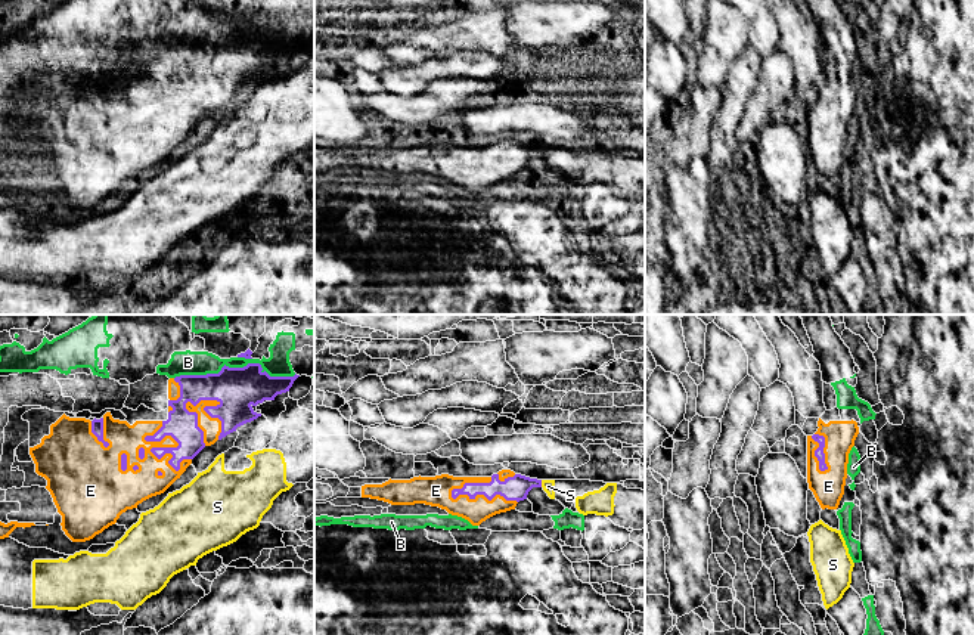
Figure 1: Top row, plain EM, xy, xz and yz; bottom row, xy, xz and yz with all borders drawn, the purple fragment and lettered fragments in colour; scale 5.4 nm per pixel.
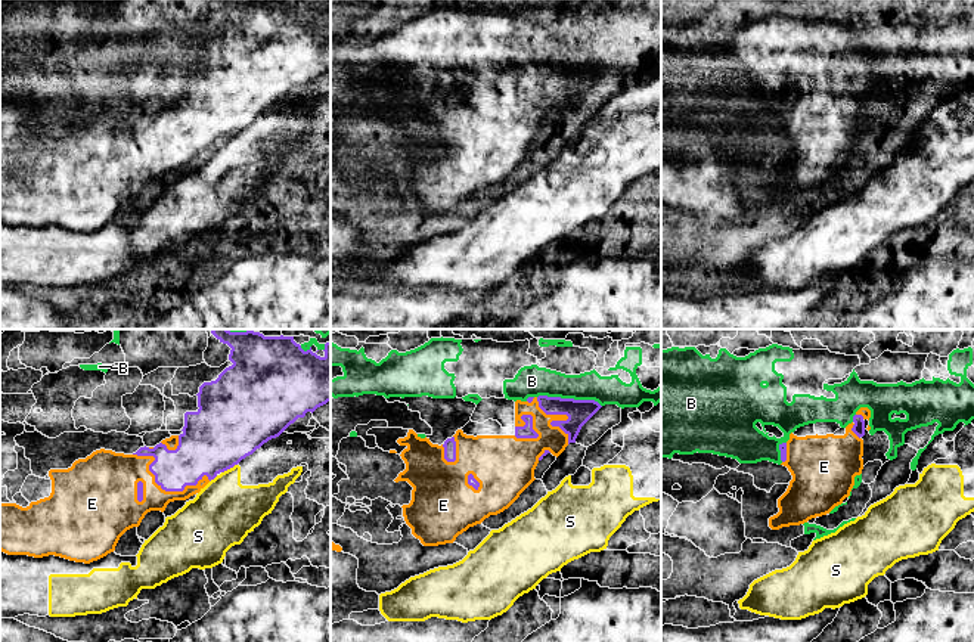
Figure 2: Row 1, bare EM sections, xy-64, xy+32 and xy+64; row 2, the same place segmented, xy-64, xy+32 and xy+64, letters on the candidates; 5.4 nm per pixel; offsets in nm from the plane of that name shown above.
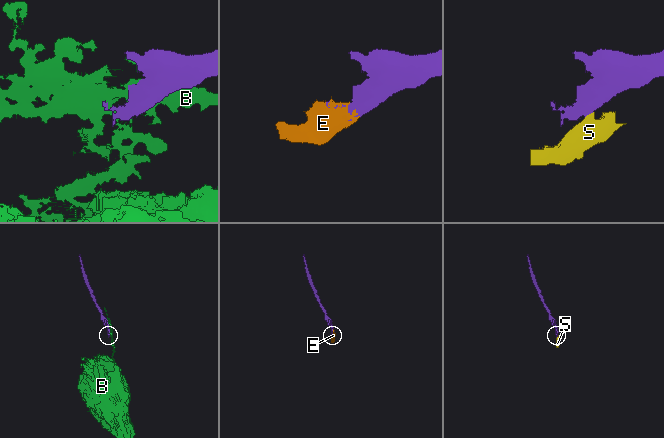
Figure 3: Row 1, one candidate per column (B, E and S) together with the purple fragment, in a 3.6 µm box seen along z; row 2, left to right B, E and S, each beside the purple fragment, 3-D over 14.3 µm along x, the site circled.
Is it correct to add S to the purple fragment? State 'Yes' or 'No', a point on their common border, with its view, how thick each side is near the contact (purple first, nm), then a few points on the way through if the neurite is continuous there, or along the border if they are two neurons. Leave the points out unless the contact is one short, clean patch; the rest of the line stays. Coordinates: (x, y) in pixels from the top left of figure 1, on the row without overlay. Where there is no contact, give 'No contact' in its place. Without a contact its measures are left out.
No. Touches purple at xz (540, 152). Thickness 140 nm (purple) against 70 nm. Boundary: xz (540, 149), (542, 155)

